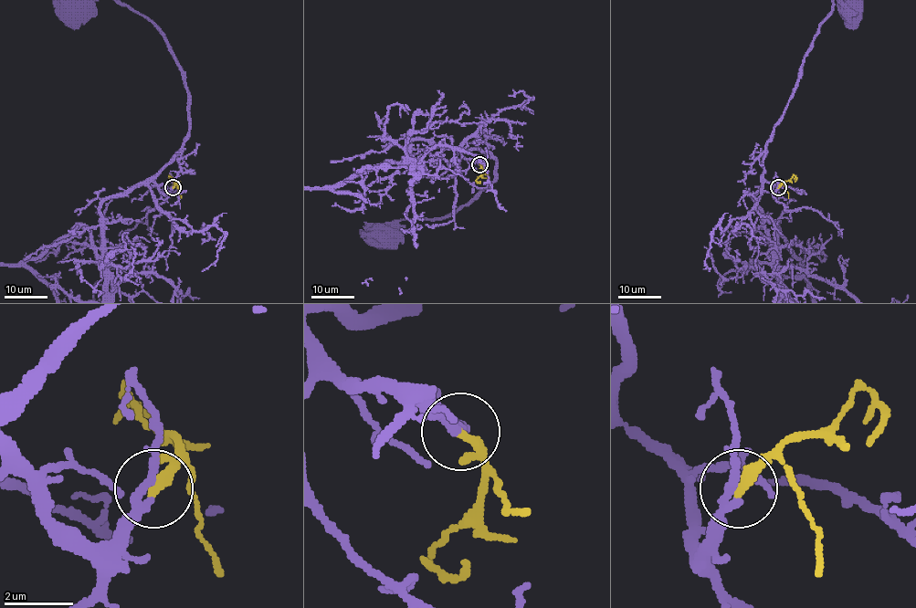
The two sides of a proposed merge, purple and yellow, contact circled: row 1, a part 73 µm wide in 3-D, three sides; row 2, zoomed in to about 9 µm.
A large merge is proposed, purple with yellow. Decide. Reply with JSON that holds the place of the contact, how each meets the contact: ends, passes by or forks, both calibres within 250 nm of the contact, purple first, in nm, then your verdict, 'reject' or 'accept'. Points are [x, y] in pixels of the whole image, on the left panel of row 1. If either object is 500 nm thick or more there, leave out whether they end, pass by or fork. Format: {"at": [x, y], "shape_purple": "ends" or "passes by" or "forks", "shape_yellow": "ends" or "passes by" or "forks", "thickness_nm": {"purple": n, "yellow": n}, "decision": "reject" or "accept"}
{"at": [173, 187], "shape_purple": "passes by", "shape_yellow": "ends", "thickness_nm": {"purple": 240, "yellow": 300}, "decision": "accept"}

